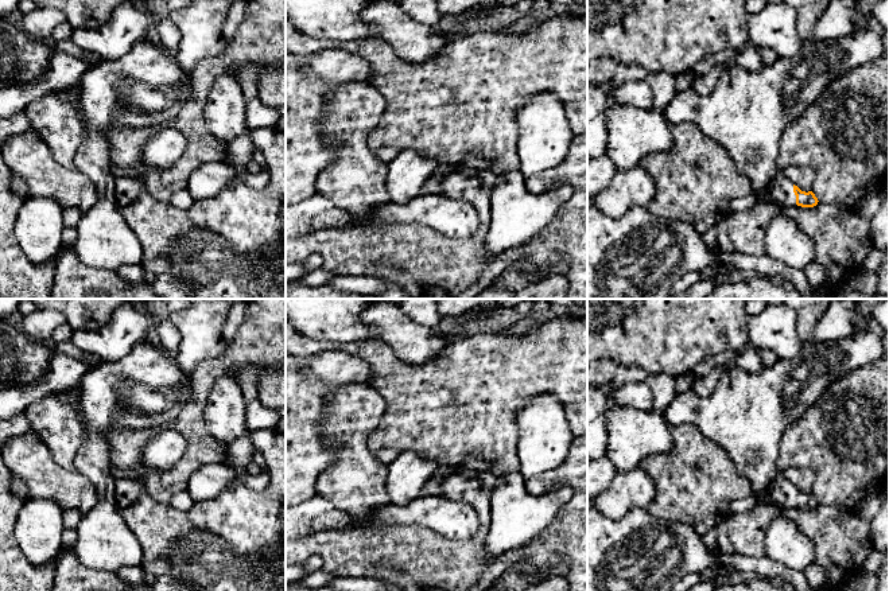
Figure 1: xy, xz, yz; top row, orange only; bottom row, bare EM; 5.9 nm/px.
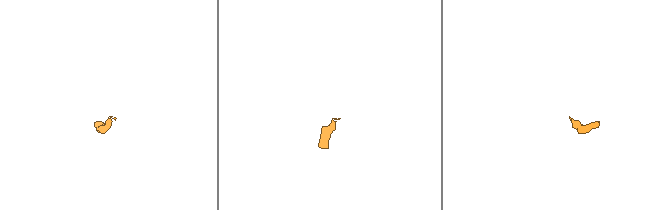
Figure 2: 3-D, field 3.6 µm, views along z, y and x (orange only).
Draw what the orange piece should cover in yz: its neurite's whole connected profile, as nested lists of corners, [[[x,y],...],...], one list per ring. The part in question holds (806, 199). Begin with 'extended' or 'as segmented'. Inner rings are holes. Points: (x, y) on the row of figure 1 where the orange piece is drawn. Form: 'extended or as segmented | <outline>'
extended | [[[780,174],[772,182],[765,195],[756,195],[760,201],[765,201],[785,207],[796,205],[801,207],[814,207],[819,202],[812,191],[801,191],[797,186],[791,183],[783,174]]]

